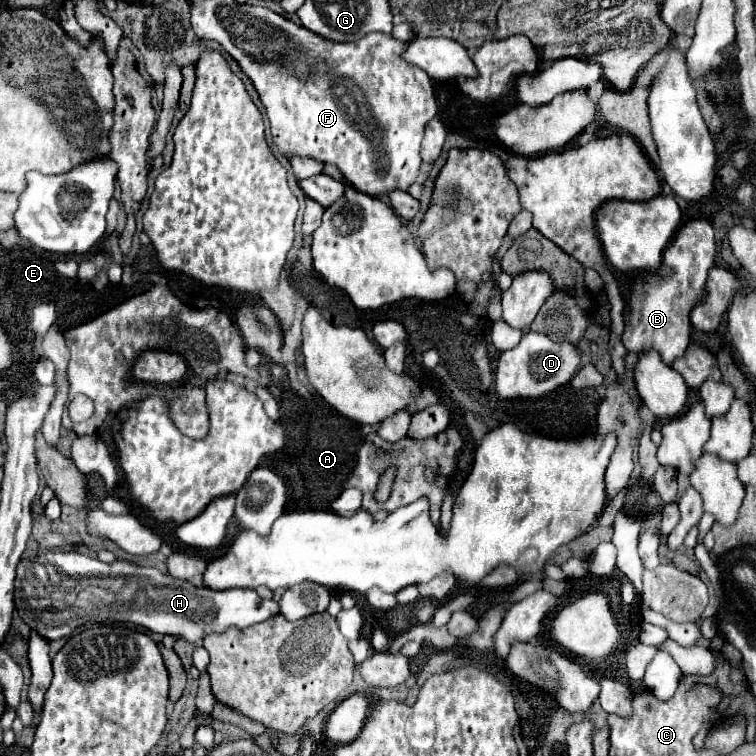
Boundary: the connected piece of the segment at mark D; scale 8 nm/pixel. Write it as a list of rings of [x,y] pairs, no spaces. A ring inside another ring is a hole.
[[[527,331],[517,347],[503,351],[495,371],[495,391],[501,399],[541,397],[559,385],[565,385],[581,365],[577,347],[569,343],[555,343],[547,335]]]

